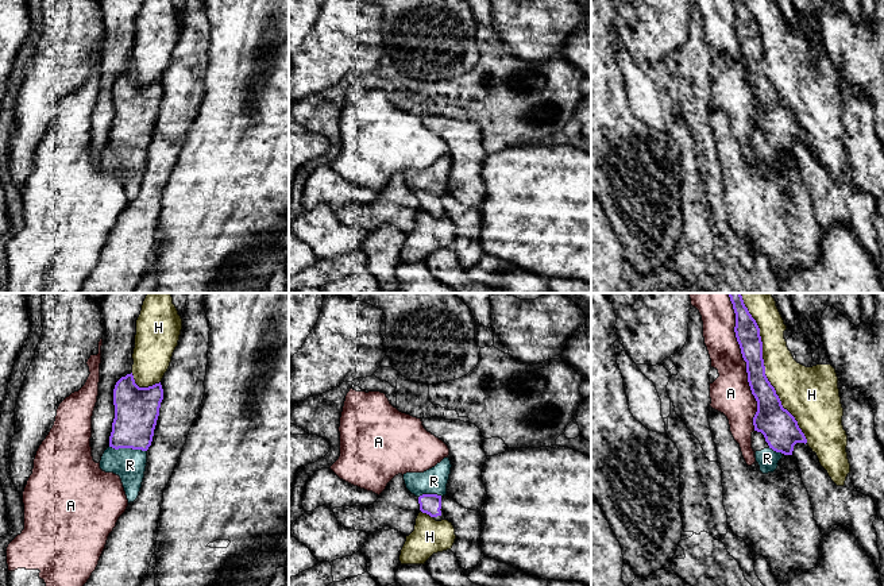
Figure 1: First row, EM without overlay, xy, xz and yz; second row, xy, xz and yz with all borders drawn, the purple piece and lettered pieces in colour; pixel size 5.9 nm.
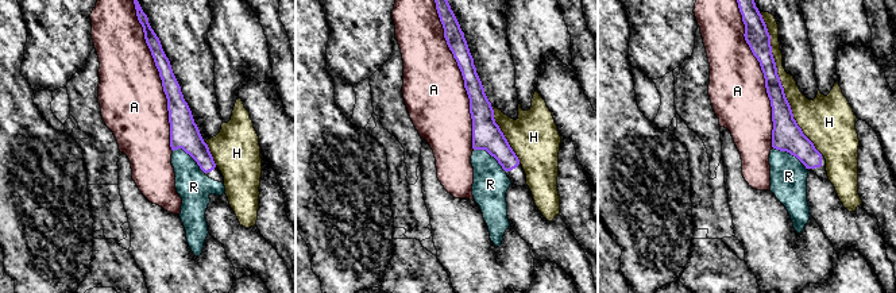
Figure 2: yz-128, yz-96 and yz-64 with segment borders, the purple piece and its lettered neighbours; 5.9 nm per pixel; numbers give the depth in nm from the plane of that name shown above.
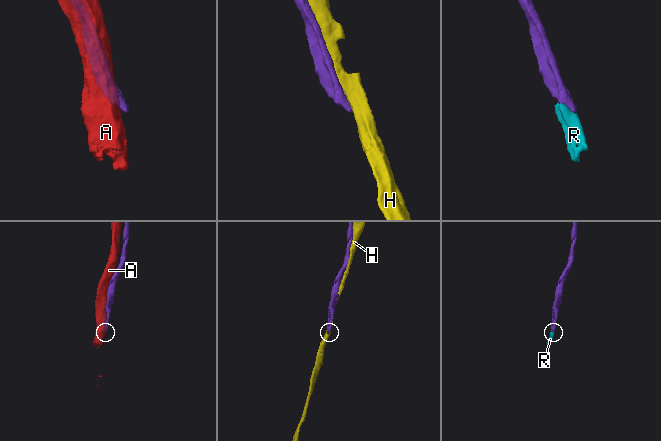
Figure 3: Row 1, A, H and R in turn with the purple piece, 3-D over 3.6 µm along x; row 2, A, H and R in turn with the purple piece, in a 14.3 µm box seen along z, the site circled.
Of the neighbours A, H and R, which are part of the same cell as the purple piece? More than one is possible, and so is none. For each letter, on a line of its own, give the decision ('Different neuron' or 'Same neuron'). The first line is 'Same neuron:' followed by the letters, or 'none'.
Same neuron: R
A: Different neuron
H: Different neuron
R: Same neuron

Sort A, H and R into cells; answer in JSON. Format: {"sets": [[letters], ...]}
{"sets": [["A"], ["H"], ["R"]]}

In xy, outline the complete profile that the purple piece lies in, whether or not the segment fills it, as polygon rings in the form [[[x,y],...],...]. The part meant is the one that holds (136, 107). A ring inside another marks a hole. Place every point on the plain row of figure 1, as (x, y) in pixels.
[[[132,70],[121,74],[113,86],[115,116],[100,166],[120,174],[128,201],[142,185],[162,97],[161,80],[139,85]]]

